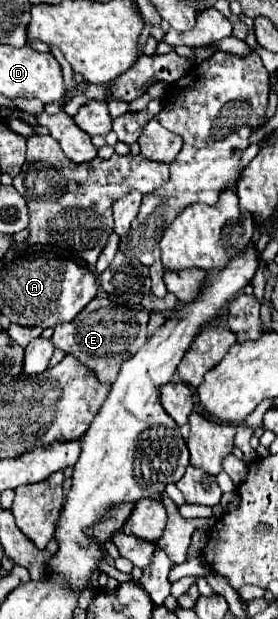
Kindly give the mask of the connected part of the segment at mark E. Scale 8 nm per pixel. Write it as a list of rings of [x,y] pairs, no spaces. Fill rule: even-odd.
[[[96,297],[88,307],[84,307],[84,313],[80,313],[76,321],[70,323],[58,321],[54,327],[52,341],[56,349],[76,355],[80,363],[92,369],[100,381],[114,383],[120,373],[120,365],[126,359],[130,359],[140,347],[144,347],[146,333],[148,333],[148,311],[128,309],[124,305],[114,305],[110,299]]]

